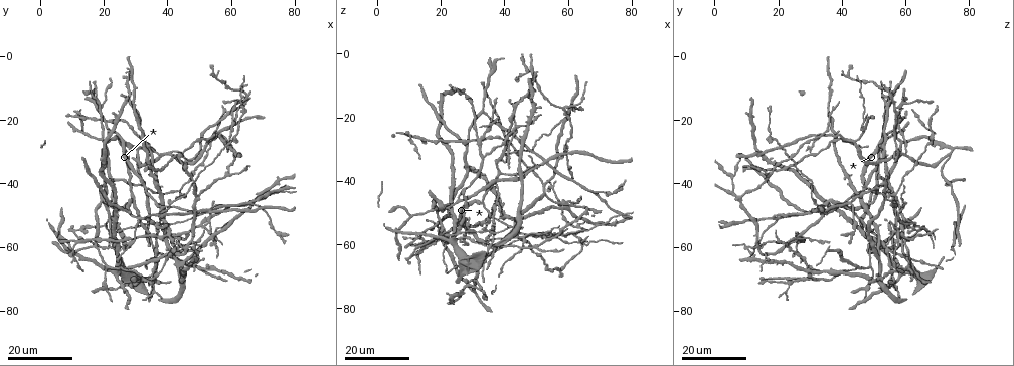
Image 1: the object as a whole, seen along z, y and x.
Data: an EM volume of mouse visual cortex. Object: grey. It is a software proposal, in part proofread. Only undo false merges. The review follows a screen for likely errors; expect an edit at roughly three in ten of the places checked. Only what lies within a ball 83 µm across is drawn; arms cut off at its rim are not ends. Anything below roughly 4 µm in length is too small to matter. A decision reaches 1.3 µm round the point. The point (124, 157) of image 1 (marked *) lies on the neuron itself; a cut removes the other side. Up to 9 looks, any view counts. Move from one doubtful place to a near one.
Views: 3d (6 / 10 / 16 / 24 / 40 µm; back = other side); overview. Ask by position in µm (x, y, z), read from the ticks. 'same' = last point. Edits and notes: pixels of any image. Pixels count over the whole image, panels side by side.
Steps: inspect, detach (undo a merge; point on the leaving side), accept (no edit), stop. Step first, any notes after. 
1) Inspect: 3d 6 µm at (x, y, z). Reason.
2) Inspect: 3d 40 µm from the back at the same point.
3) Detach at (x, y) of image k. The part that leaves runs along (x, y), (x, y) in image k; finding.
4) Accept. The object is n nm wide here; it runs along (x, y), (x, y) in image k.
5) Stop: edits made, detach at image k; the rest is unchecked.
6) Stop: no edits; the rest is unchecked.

Inspect: 3d 16 µm at (47.0, 59.5, 14.0). Arms part here.

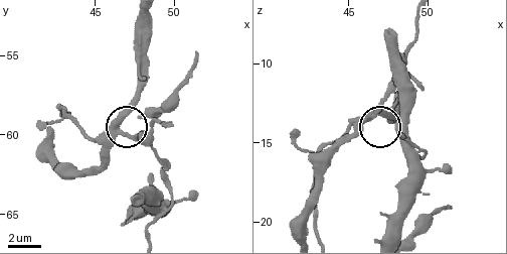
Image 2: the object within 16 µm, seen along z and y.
Inspect: 3d 6 µm at (46.6, 59.8, 13.2). Zoom in.

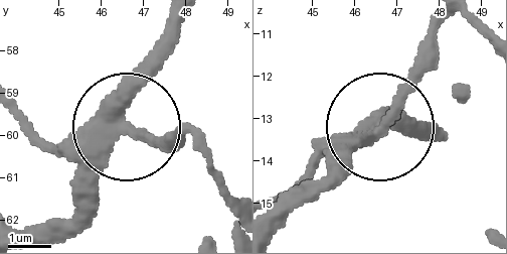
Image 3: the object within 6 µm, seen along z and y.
Detach at (145, 139) of image 3. The side arm is 9 µm long; the part that leaves runs along (96, 136), (45, 143), (23, 125) in image 3; two neurons meet here.

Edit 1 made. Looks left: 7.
Inspect: overview.

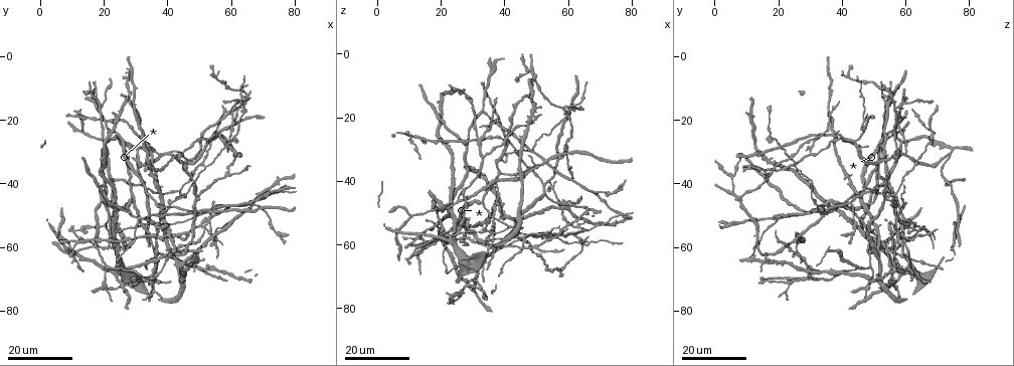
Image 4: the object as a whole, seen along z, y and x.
Inspect: 3d 16 µm at (50.0, 61.5, 35.0). Thin arm on a thick one.

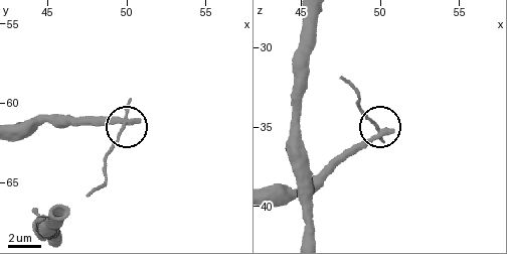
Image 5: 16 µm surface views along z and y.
Inspect: 3d 10 µm at (49.8, 61.2, 35.3).

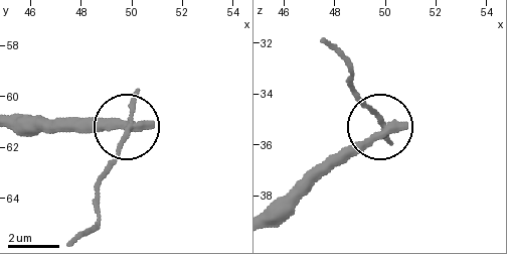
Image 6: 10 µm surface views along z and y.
Accept. The object is 270 nm wide here; all the same neuron.

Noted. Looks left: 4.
Inspect: 3d 24 µm at (15.0, 19.0, 58.5). A fork.

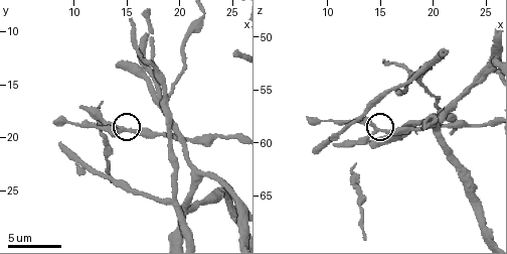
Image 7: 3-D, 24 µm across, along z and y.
Inspect: 3d 6 µm at (14.6, 19.2, 58.6). Zoom in.

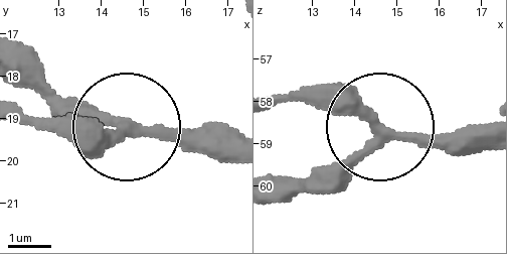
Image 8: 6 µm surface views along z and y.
Inspect: 3d 6 µm from the back at (14.55, 19.20, 58.70).

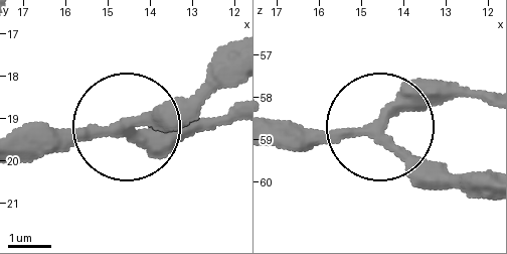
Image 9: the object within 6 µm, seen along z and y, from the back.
Accept. The object is 270 nm wide here; it runs along (276, 123), (394, 134), (456, 184) in image 9; one neuron here.

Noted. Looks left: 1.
Stop: edits made, detach at image 3; the rest is unchecked.

